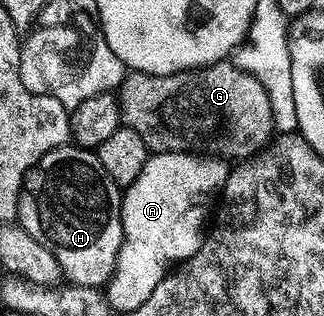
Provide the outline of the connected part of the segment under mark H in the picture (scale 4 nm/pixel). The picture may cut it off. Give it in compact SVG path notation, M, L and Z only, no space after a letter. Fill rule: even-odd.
M75 144L57 146L55 150L46 152L38 163L38 170L45 174L41 182L32 187L21 189L20 199L16 205L18 224L42 244L58 260L63 277L73 286L90 286L100 288L112 277L116 267L116 256L120 252L120 245L124 243L124 229L120 223L122 213L122 190L110 176L106 176L106 168L102 168L99 153L90 150L81 150ZM60 197L60 210L64 214L56 214L51 218L44 214L40 207L40 198Z

